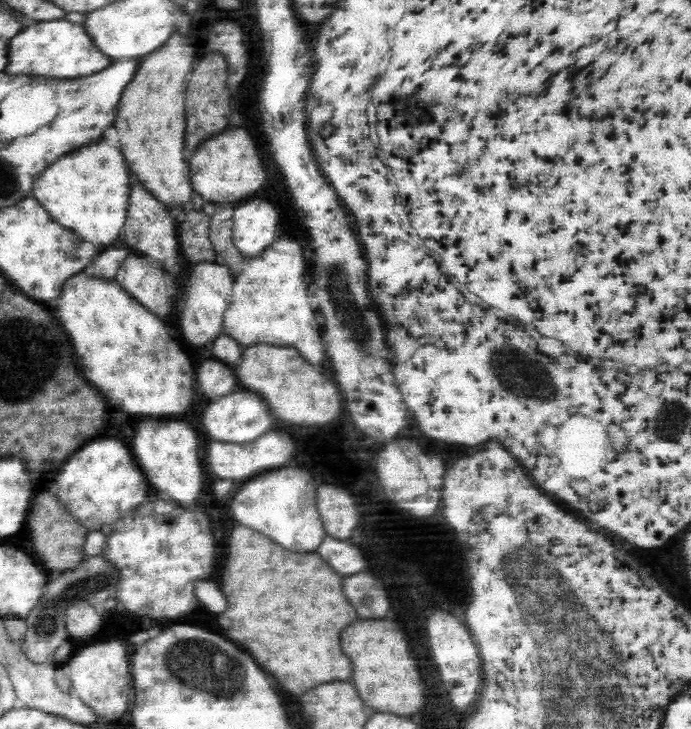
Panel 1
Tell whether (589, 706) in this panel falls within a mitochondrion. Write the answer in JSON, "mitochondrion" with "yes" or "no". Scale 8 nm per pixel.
{"mitochondrion":"yes"}

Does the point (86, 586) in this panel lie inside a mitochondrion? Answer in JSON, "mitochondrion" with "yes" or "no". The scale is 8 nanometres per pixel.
{"mitochondrion":"yes"}

